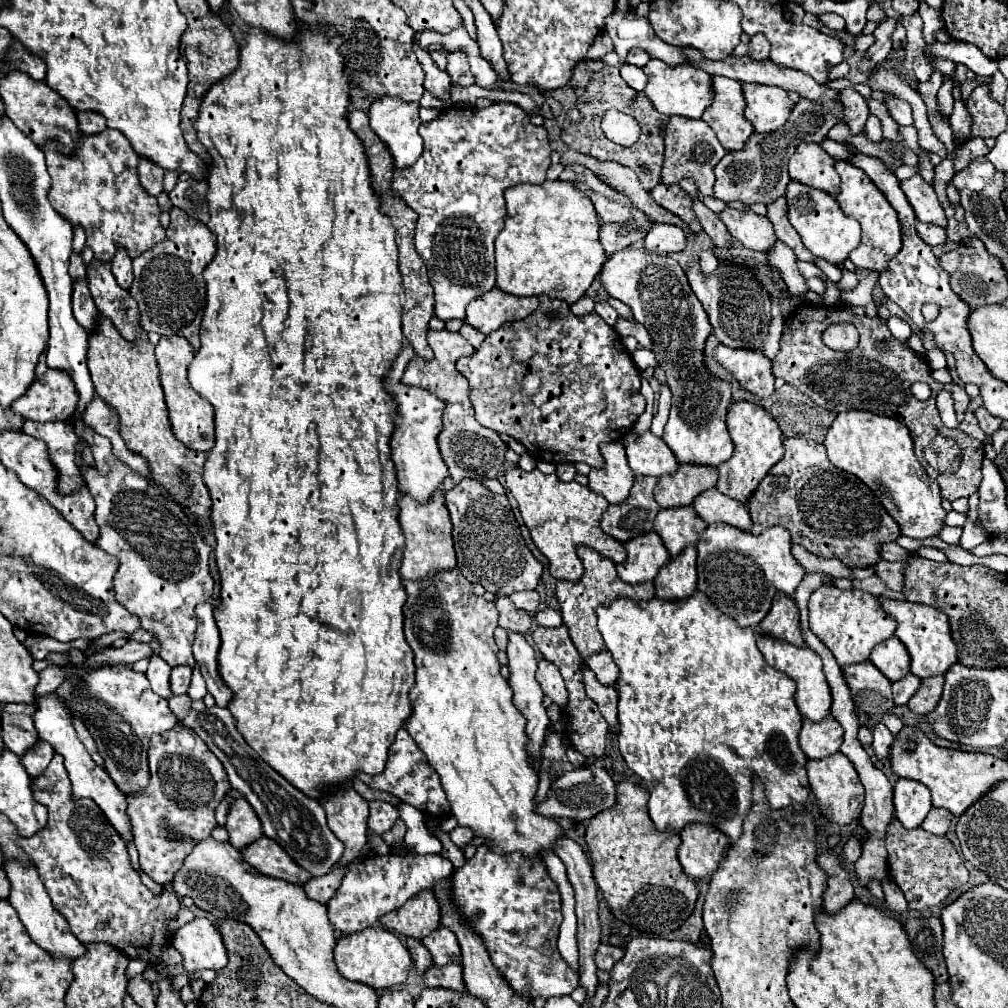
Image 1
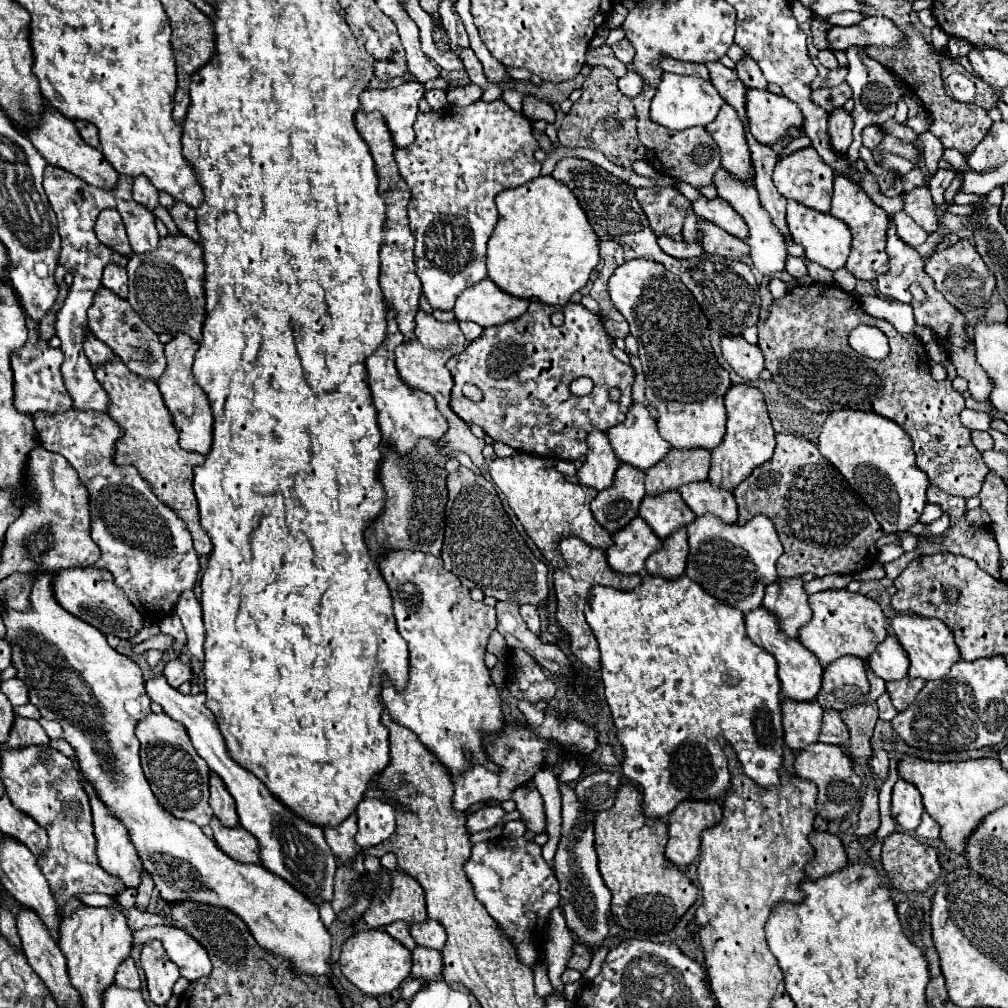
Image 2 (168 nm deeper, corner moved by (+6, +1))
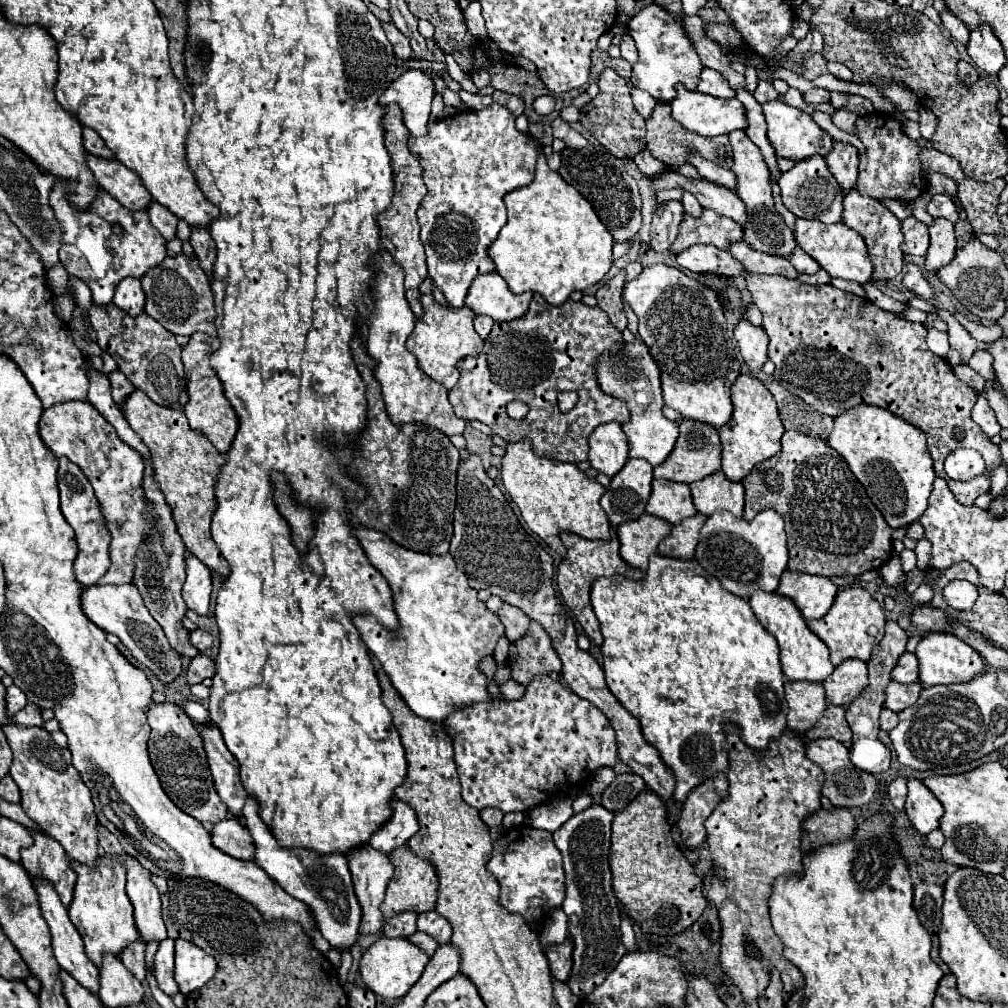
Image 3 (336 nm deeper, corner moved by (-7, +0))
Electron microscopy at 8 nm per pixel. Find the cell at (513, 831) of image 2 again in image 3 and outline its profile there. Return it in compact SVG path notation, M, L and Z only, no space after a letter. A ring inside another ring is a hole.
M561 798L561 800L551 800L549 804L541 804L528 814L529 824L532 828L547 830L551 833L561 827L565 820L571 816L571 798Z

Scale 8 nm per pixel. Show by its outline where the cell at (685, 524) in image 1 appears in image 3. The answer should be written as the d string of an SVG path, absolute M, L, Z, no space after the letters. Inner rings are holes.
M655 478L651 484L651 496L645 510L653 516L667 520L669 524L679 524L683 518L697 514L687 484L659 478Z

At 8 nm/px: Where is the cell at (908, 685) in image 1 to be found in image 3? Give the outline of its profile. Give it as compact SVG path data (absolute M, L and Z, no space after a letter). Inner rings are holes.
M883 708L881 714L879 714L879 728L889 732L889 728L895 728L895 726L897 726L897 714L889 712L887 708Z

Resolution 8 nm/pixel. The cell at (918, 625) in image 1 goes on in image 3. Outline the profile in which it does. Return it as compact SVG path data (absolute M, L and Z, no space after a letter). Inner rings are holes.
M929 634L925 636L915 650L915 656L919 660L919 682L923 686L935 686L935 684L959 684L969 682L975 676L987 672L983 658L969 648L965 642L947 636L947 634Z

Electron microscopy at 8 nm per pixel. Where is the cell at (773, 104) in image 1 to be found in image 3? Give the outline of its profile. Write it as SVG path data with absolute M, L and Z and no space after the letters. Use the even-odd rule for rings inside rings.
M773 100L773 102L767 102L763 104L763 114L765 114L765 120L767 120L767 136L769 136L769 142L771 146L775 148L775 154L781 156L781 158L789 158L789 160L807 160L815 154L819 156L827 156L831 152L831 146L833 146L833 138L821 130L807 112L799 110L799 108L793 108L781 100Z

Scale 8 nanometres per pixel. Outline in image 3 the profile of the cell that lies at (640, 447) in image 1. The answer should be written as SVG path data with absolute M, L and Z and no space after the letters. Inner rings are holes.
M635 338L633 342L621 340L617 346L605 350L601 356L597 356L595 364L595 376L599 382L599 388L619 400L623 400L631 412L629 422L623 424L623 432L629 438L629 456L631 458L643 458L651 466L657 466L665 462L669 452L673 450L673 444L679 436L677 424L667 420L663 416L663 396L661 396L661 378L659 368L655 360L649 354L647 344L641 338Z

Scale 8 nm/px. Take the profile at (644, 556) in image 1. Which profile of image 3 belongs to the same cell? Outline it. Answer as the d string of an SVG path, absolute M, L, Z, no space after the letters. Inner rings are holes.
M641 514L637 520L627 520L617 528L621 542L621 558L641 570L647 570L649 556L657 552L659 542L669 534L671 524L663 518Z

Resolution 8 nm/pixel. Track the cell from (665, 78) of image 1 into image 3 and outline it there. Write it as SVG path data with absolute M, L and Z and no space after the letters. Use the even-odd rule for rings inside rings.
M677 88L671 108L673 118L685 130L701 136L719 136L747 128L745 108L737 98L721 100L697 90L689 92L685 88Z

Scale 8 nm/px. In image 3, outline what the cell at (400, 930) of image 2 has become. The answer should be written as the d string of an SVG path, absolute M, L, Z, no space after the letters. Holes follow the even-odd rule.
M409 910L409 912L399 912L395 914L393 918L387 918L385 920L385 926L383 926L383 934L389 938L407 938L411 936L417 926L415 926L415 920L417 920L417 912Z

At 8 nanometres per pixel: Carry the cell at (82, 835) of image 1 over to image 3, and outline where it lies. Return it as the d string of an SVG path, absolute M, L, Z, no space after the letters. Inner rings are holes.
M15 722L3 726L3 732L13 750L11 778L21 790L21 806L35 820L47 836L55 838L69 858L93 866L99 856L97 844L97 816L89 788L83 784L79 772L71 766L71 752L53 742L45 728L27 728Z

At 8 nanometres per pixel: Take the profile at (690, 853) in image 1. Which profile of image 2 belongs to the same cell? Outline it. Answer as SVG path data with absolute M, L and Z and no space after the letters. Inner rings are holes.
M682 803L676 807L668 821L670 839L666 845L666 857L678 867L688 867L700 853L702 831L714 827L720 819L720 803Z

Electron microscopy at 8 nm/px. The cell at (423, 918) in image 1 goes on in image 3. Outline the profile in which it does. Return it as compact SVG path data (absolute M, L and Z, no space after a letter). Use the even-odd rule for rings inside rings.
M401 846L401 848L395 848L393 852L389 852L389 860L393 864L393 876L387 884L387 894L381 904L383 916L389 918L389 916L395 916L405 910L415 910L415 912L433 910L435 900L437 900L437 886L439 886L433 864L429 864L425 858L419 858L417 854L413 854L409 850L409 846Z

